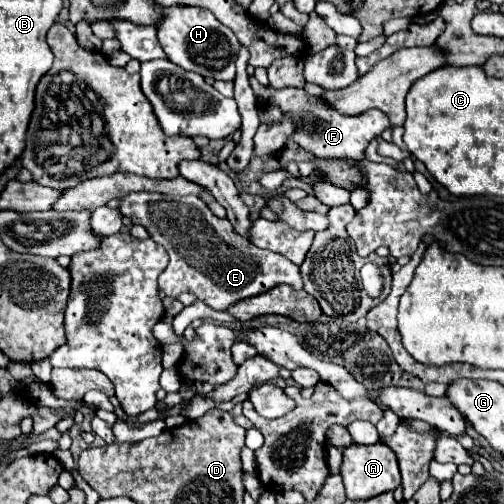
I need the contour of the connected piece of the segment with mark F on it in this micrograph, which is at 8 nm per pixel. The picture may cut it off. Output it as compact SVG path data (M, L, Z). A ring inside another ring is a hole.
M250 77L252 91L256 95L256 101L260 107L278 105L284 115L300 115L300 127L296 127L296 135L292 139L306 151L312 151L316 157L350 157L350 159L364 159L364 149L368 143L382 135L386 127L390 127L388 117L382 111L364 111L364 115L340 115L338 111L332 111L332 107L324 107L320 103L320 97L308 95L304 89L298 87L286 87L286 89L274 89L264 87L256 81L256 77Z

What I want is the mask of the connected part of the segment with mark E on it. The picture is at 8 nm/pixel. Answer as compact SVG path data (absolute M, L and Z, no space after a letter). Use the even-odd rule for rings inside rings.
M132 191L120 195L118 209L132 223L146 227L150 237L168 251L168 269L158 277L158 287L166 297L178 299L182 293L192 293L212 309L226 311L232 303L264 293L280 283L302 289L298 265L274 251L250 243L234 231L228 219L218 219L206 209L206 203L196 195L172 197L154 191Z

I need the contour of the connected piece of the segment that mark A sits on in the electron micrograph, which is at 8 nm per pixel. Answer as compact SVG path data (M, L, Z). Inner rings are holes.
M382 441L372 443L372 445L352 443L352 445L344 447L342 455L344 455L344 459L342 459L340 475L344 479L348 499L368 499L368 497L380 495L384 491L394 491L400 485L400 471L398 471L396 455L386 443L382 443Z

